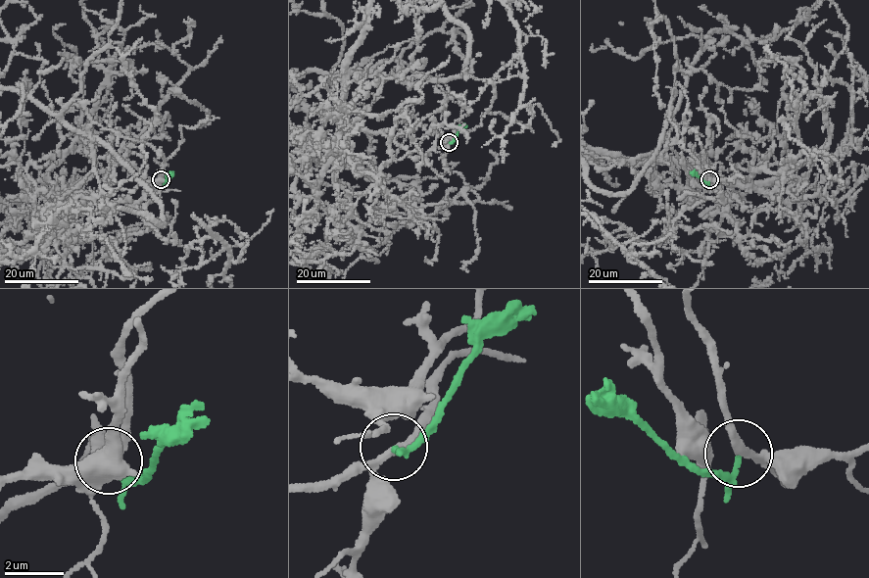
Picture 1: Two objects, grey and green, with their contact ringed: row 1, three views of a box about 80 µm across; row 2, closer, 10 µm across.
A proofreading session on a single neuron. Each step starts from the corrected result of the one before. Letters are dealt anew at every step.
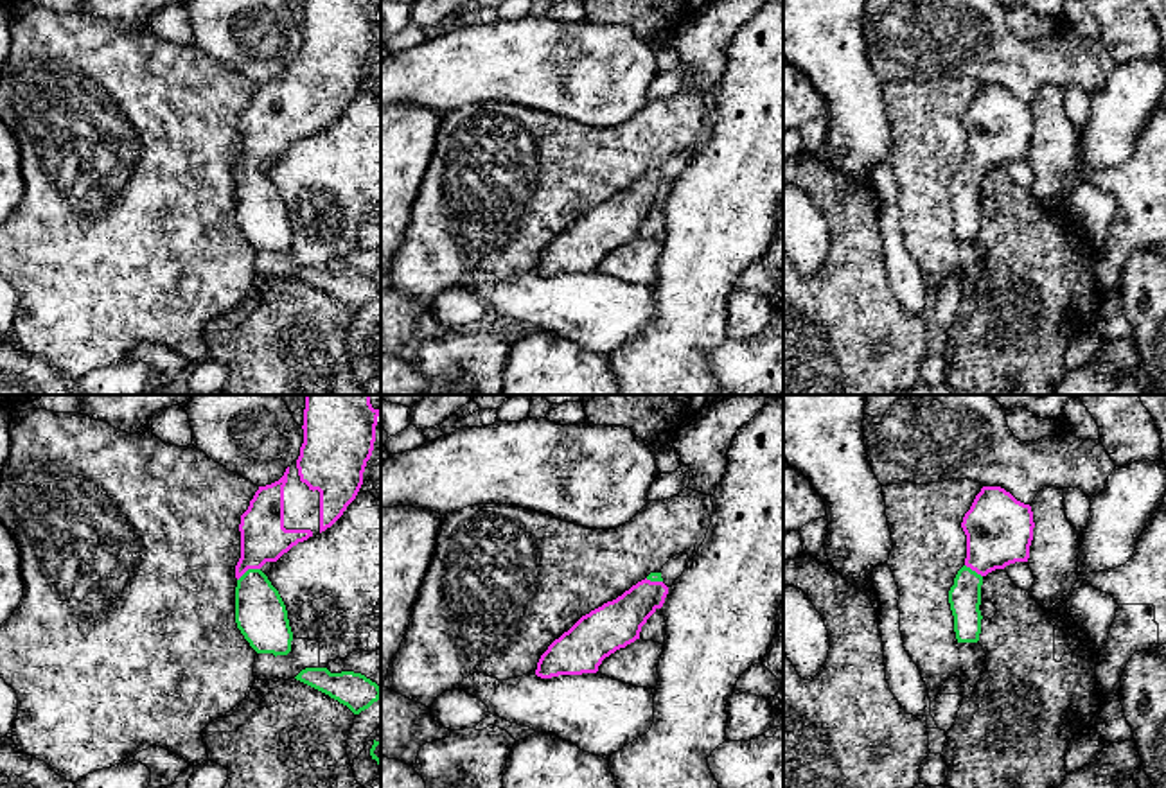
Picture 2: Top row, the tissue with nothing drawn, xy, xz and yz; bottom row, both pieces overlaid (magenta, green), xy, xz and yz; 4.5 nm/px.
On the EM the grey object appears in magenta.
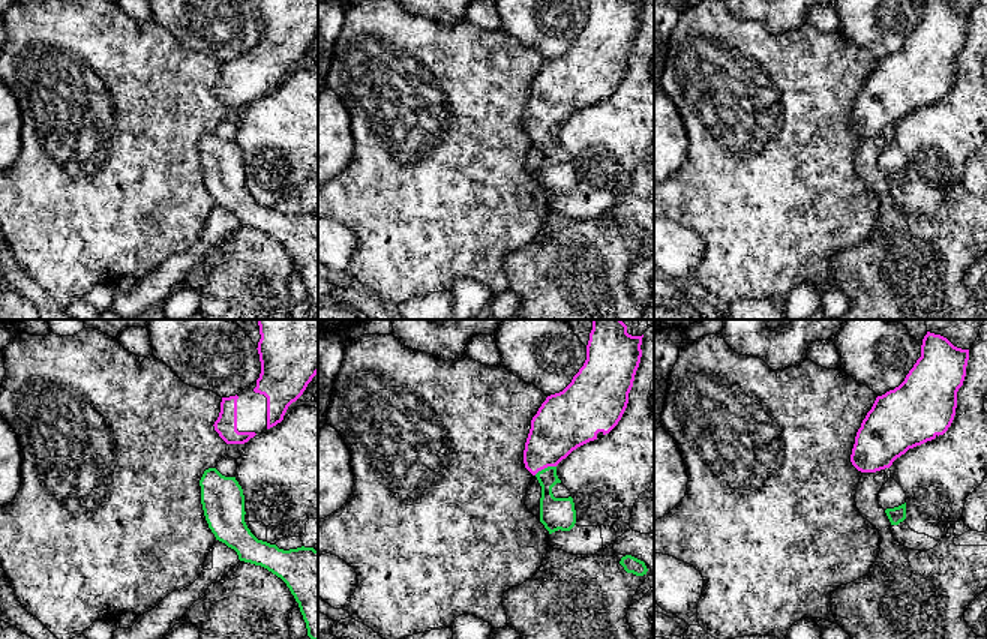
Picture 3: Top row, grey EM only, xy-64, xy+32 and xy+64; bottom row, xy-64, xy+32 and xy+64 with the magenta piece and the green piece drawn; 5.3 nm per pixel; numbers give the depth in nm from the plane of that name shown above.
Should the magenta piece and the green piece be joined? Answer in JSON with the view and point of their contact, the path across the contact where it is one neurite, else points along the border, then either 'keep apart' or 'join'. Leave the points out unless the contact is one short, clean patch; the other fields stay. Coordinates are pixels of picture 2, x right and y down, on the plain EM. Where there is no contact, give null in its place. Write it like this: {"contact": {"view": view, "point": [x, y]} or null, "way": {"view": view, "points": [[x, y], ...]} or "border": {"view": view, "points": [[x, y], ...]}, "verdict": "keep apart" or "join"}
{"contact": {"view": "xy", "point": [248, 166]}, "way": {"view": "xy", "points": [[264, 137], [257, 144], [248, 166], [261, 214]]}, "verdict": "join"}

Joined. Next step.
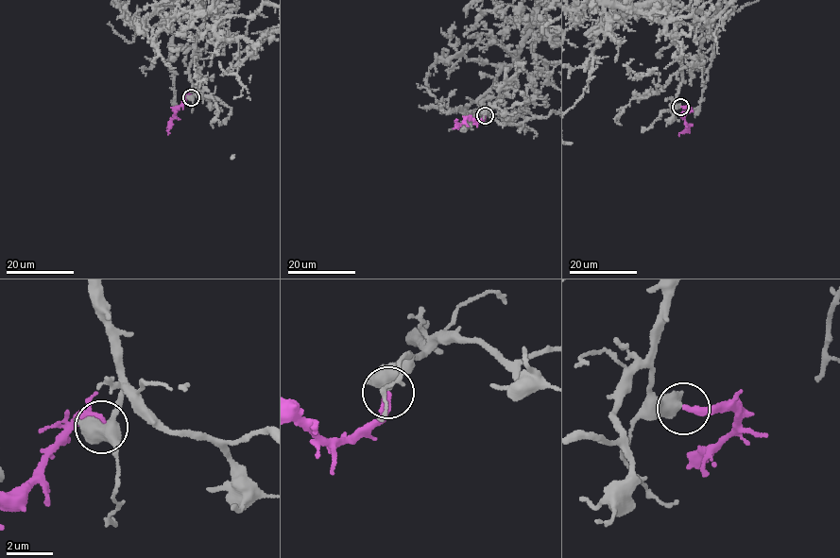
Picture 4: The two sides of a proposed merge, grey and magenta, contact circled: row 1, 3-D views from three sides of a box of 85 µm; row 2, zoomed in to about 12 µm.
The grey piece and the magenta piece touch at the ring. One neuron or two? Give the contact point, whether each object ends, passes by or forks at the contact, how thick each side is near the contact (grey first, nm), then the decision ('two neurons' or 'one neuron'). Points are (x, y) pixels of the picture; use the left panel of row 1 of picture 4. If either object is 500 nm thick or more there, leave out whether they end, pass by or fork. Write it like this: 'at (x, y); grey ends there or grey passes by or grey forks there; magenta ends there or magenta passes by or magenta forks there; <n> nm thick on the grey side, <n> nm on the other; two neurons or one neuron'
at (191, 97); grey passes by; magenta ends there; 480 nm thick on the grey side, 320 nm on the other; one neuron

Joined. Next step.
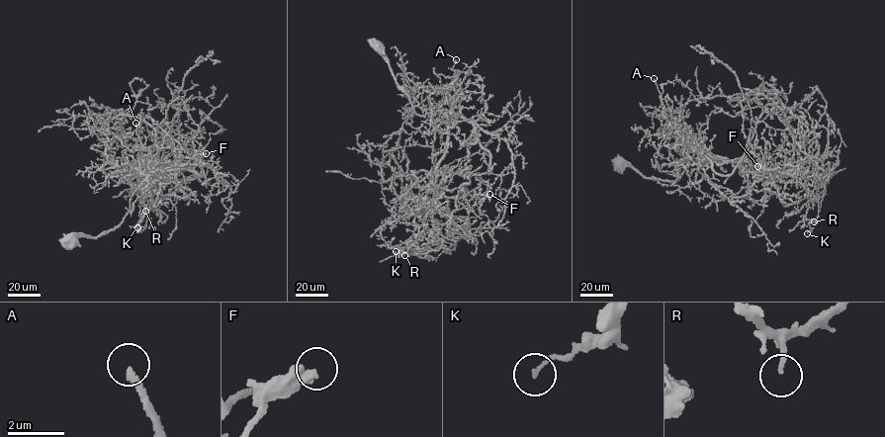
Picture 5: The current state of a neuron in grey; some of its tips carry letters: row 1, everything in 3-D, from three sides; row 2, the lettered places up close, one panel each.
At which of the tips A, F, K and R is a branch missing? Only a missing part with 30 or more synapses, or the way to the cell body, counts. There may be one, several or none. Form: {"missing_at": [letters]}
{"missing_at": ["A"]}

